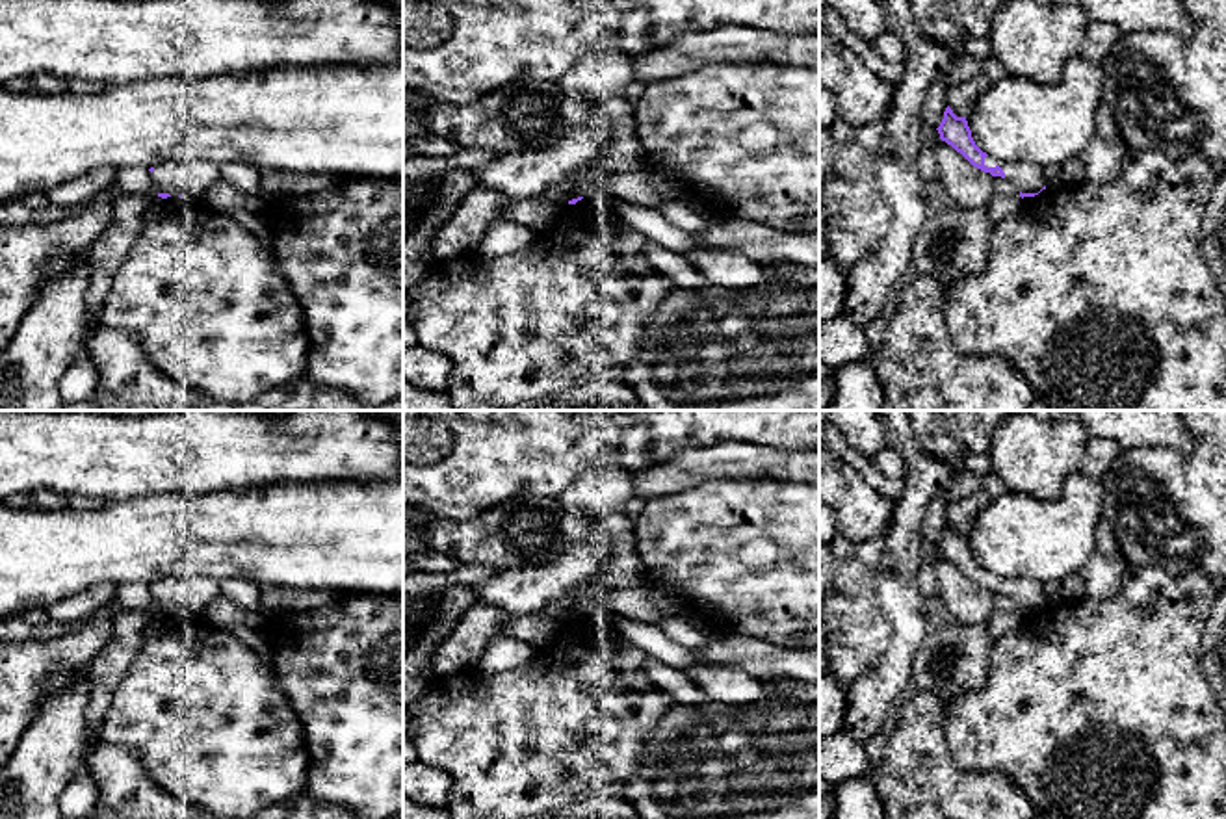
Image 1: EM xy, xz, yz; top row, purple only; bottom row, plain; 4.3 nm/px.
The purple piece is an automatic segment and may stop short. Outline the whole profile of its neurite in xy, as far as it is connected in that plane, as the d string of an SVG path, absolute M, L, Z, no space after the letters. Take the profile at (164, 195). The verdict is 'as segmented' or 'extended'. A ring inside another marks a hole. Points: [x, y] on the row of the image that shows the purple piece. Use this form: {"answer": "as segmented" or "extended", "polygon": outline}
{"answer": "extended", "polygon": "M165 162L149 171L162 199L186 197L197 201L221 178L221 167L208 162Z"}

